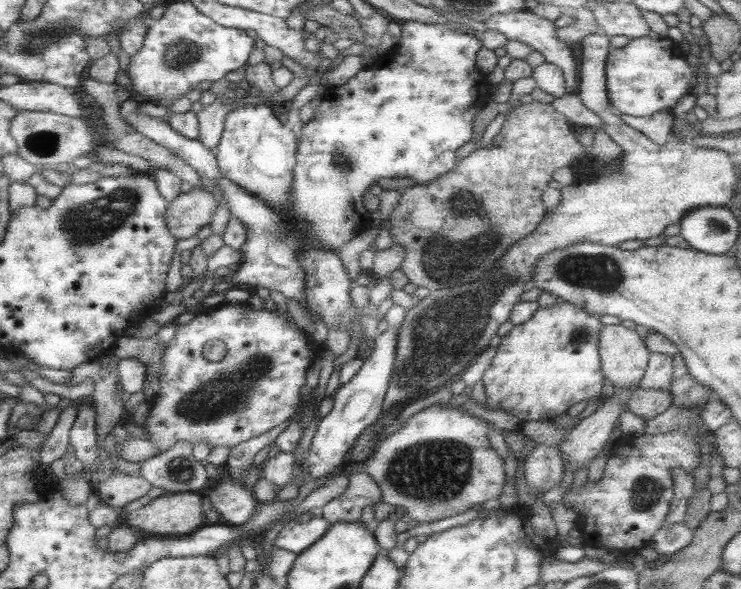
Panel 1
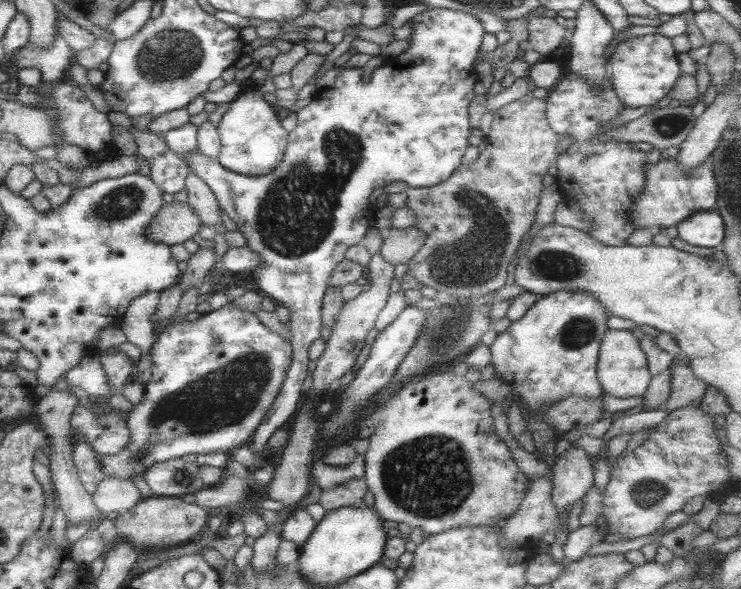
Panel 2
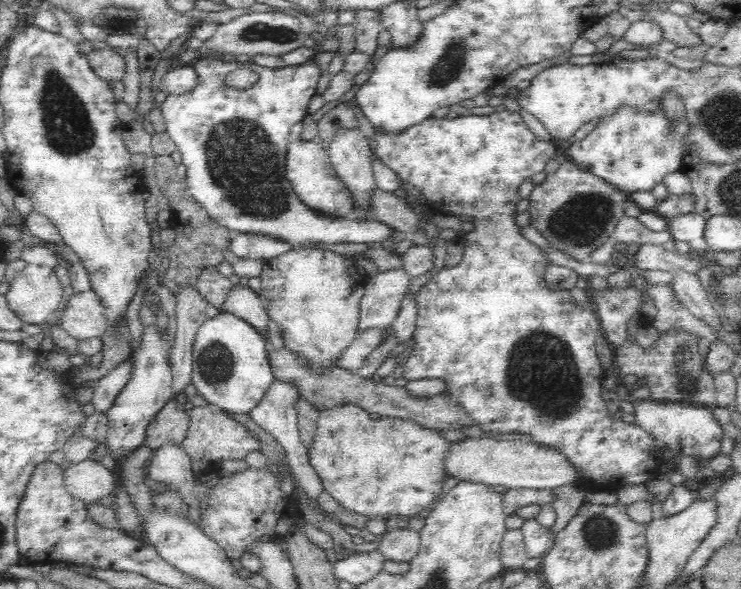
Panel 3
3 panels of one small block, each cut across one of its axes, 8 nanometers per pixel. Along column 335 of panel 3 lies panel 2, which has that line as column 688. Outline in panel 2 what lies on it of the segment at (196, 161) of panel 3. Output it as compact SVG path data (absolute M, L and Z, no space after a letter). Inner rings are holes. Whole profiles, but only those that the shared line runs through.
M718 209L698 211L677 224L678 238L707 252L720 248L724 240L724 218Z

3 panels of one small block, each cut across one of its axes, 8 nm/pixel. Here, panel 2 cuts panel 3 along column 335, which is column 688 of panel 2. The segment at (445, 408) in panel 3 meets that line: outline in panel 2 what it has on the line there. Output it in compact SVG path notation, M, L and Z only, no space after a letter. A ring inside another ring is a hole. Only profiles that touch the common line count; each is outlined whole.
M673 360L671 363L669 374L671 379L670 397L662 406L662 410L670 414L674 410L689 407L698 409L708 385L699 380L689 366L685 366L678 360Z

